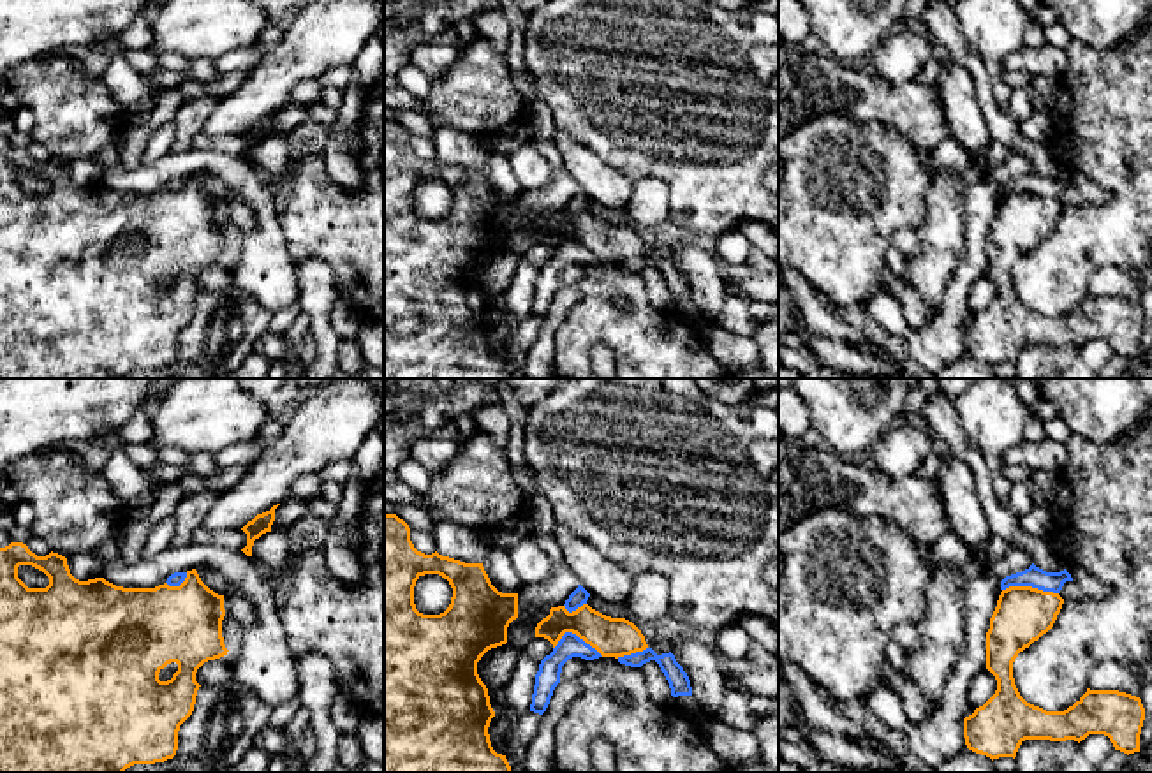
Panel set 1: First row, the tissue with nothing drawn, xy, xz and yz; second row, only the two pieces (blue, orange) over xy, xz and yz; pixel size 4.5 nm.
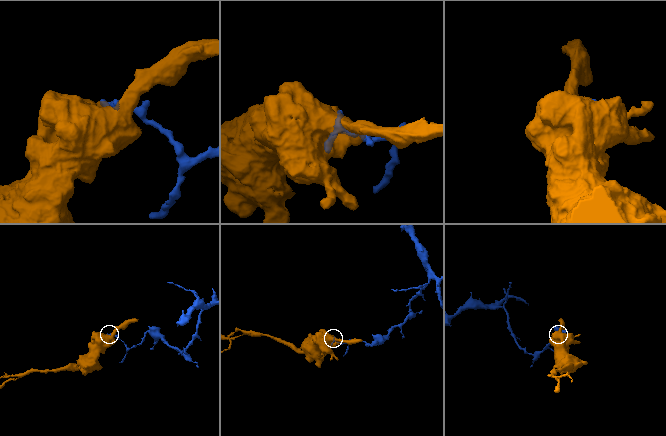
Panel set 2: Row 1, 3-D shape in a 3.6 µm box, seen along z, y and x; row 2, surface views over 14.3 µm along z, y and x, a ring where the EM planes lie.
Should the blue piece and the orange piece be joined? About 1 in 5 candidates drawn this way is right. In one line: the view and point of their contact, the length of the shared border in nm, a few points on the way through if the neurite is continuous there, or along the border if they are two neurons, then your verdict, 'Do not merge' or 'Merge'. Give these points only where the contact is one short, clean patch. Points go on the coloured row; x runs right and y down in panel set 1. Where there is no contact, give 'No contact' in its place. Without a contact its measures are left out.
Touches blue at yz (1031, 585). Shared border 260 nm. Boundary: yz (1003, 588), (1036, 587), (1057, 594). Do not merge

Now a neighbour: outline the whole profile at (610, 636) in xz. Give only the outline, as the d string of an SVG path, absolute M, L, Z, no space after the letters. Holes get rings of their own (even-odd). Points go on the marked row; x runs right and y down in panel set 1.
M588 604L569 613L565 606L551 607L535 627L535 637L548 639L553 648L565 632L576 634L602 657L624 657L648 648L641 630L625 618L611 618Z

